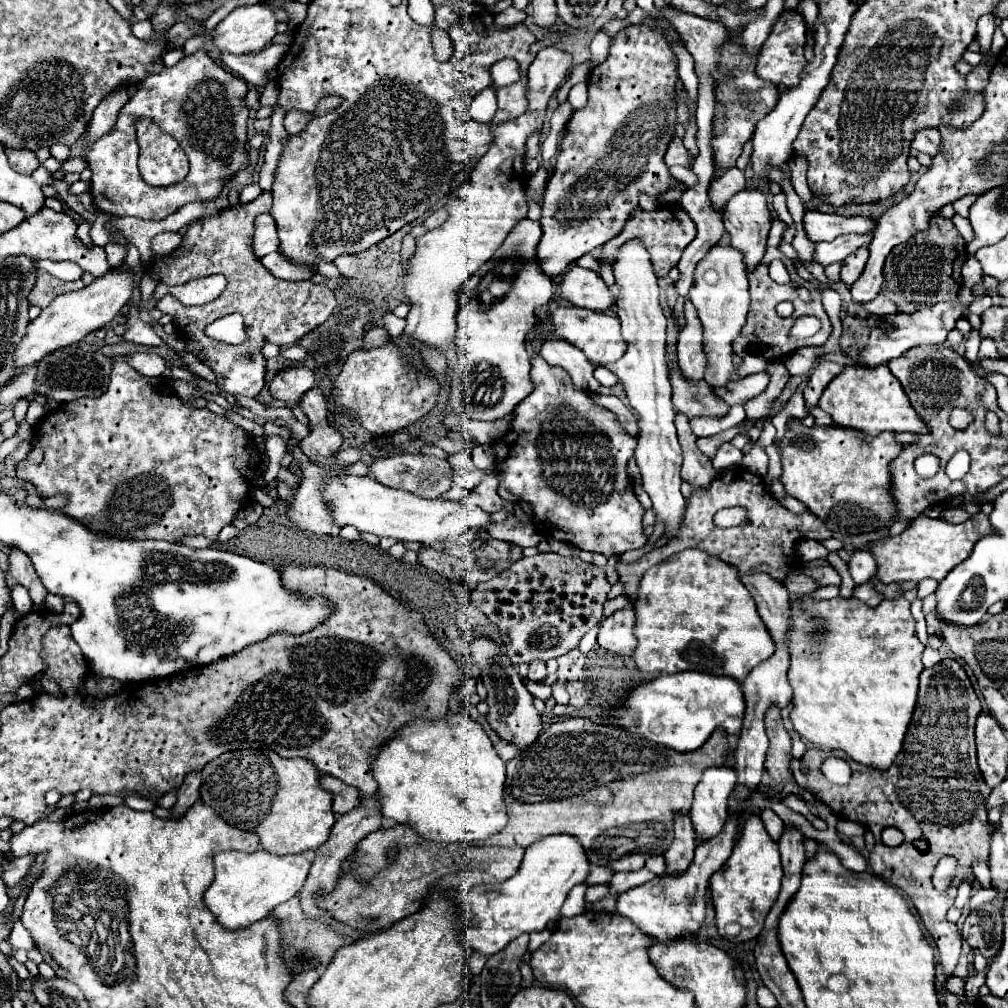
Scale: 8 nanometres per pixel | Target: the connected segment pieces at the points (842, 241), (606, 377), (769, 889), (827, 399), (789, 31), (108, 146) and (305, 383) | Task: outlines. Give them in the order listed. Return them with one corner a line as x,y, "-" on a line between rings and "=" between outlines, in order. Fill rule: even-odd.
874,232
868,234
846,234
840,236
832,242
820,242
816,244
816,254
814,254
814,262
820,262
822,266
828,266
832,262
840,262
846,256
854,254
858,248
868,246
872,242
=
596,368
596,370
594,370
594,376
596,376
598,382
600,382
602,386
606,386
606,388
612,388
612,386
618,384
618,378
616,378
610,370
606,370
606,368
=
748,816
744,828
736,840
732,856
728,862
710,878
710,894
716,910
714,922
718,936
730,942
748,942
754,940
764,928
764,920
778,898
782,882
782,864
778,844
768,836
762,820
758,816
-
738,924
740,932
736,936
728,934
728,926
=
858,364
844,366
842,374
836,376
826,386
820,398
820,408
832,416
836,426
862,430
870,436
878,436
880,432
886,432
886,430
912,432
912,434
926,434
930,430
926,422
912,408
896,376
886,366
878,366
876,370
868,370
=
784,12
778,18
772,34
768,36
768,40
764,42
764,46
760,50
758,64
756,64
756,72
760,74
760,78
770,80
774,84
784,84
784,86
792,86
794,82
798,82
798,76
806,64
804,44
806,44
804,18
798,12
=
196,50
176,66
162,68
144,78
136,86
130,102
120,110
112,132
88,146
86,158
92,170
90,192
94,204
114,216
164,220
188,202
210,202
218,198
224,182
248,166
246,124
250,108
244,102
246,92
246,80
220,68
204,50
-
138,118
152,118
164,132
178,138
180,146
186,146
190,170
182,182
152,188
142,180
136,166
138,142
134,126
=
304,366
282,370
274,376
270,384
272,398
284,400
286,406
298,406
300,398
314,386
314,372

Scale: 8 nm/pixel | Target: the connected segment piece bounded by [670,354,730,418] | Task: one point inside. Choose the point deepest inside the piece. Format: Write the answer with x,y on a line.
691,399

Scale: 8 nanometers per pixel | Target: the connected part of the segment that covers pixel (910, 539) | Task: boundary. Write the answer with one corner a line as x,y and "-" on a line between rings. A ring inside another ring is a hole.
982,512
964,524
950,524
940,518
918,516
900,536
884,538
872,544
872,554
878,562
878,580
884,584
920,582
924,578
942,580
954,566
964,562
972,554
974,544
988,534
996,534
996,530
992,528
988,516

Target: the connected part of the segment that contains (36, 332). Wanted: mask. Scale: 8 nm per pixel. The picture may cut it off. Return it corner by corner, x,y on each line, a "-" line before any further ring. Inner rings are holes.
110,270
108,274
104,274
104,278
94,280
90,286
84,286
82,290
66,292
54,298
54,302
48,308
44,308
36,320
28,324
26,338
22,338
20,344
16,346
16,370
40,362
46,354
58,348
76,344
90,332
108,324
130,300
132,290
134,290
134,276
130,272

